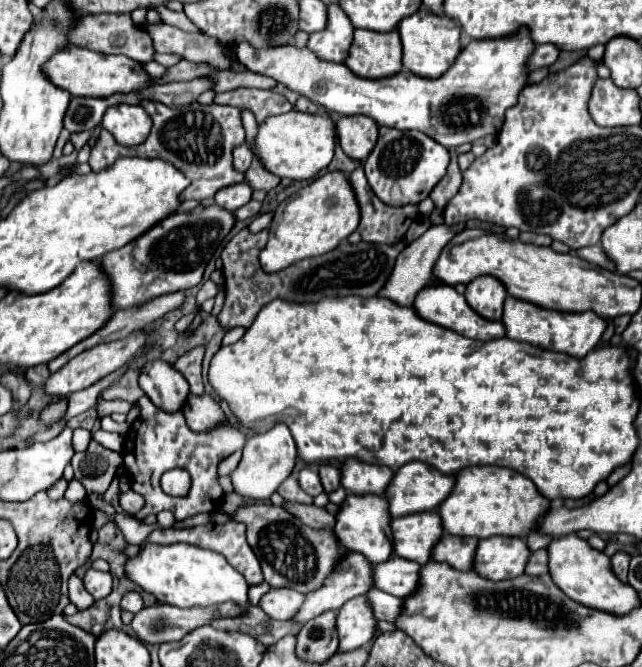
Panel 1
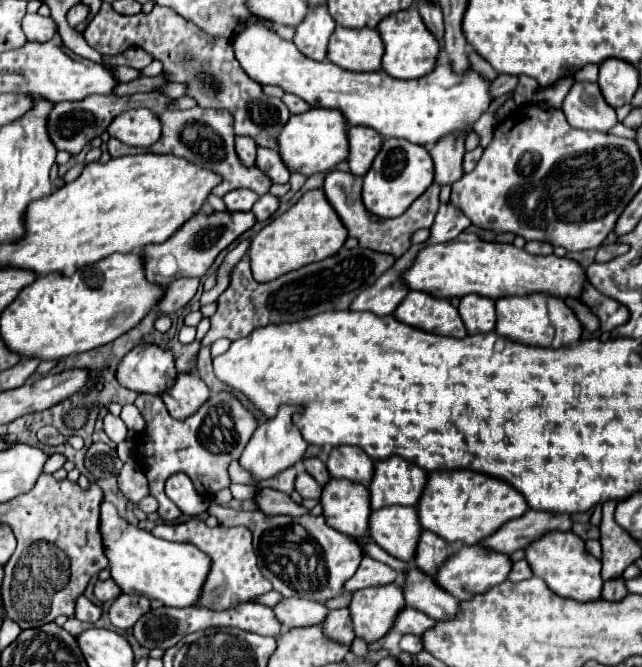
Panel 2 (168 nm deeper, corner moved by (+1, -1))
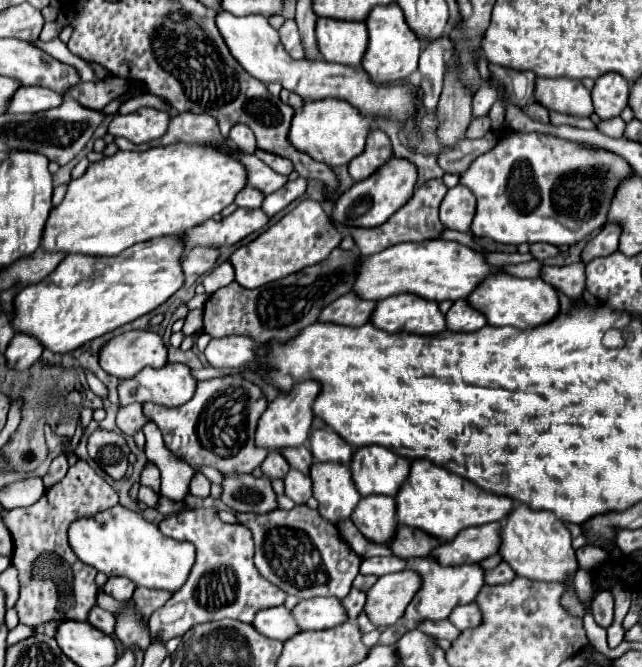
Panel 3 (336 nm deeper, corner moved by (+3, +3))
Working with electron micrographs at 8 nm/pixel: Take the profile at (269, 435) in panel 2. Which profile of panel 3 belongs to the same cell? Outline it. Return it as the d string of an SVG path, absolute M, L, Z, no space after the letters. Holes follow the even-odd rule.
M303 380L299 384L293 384L291 392L279 392L279 396L269 402L267 410L259 418L255 442L257 446L265 446L271 452L279 452L281 448L301 446L309 438L311 422L313 422L313 402L321 392L321 384L317 380Z

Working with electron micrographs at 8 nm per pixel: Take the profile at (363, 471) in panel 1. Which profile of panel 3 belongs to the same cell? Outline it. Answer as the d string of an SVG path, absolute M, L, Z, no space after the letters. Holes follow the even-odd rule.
M317 428L309 436L311 442L311 454L317 462L337 462L337 464L349 464L353 456L353 448L337 436L331 428Z

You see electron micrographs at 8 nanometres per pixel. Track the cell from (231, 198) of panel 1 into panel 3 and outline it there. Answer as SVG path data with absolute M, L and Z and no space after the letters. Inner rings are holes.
M247 186L247 188L243 188L243 190L237 194L235 204L237 204L239 208L255 210L255 208L261 208L263 200L265 200L265 194L263 194L263 192L259 192L259 190L255 190L255 188Z

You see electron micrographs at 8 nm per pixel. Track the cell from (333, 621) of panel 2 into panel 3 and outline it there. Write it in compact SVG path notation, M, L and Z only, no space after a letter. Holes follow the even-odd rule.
M353 588L353 590L341 600L343 606L345 606L345 610L347 610L349 620L355 620L355 618L359 616L359 612L363 610L365 600L367 600L367 594L365 594L363 590L357 590L357 588Z

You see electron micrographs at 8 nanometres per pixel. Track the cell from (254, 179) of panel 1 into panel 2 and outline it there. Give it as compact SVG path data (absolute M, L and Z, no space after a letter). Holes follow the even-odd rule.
M257 146L257 168L261 168L261 172L265 172L269 176L269 180L273 184L287 184L291 172L285 168L285 164L281 162L281 156L271 150L271 148L261 148Z

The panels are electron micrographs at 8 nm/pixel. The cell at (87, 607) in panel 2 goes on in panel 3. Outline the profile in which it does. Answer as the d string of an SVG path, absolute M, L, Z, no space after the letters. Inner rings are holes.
M95 606L95 608L91 610L89 622L91 622L97 630L105 632L107 636L113 636L113 632L115 632L115 616L109 614L109 612L105 612L105 610L101 610L99 606Z

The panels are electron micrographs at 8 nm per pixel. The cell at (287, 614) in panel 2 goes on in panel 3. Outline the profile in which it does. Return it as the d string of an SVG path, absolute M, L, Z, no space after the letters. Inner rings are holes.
M335 598L301 600L291 614L301 630L327 630L347 622L347 612L343 612L341 600Z

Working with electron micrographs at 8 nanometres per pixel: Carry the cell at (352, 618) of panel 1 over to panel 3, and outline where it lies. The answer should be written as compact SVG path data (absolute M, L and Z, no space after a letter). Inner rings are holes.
M407 568L403 572L379 578L367 592L365 612L369 620L379 628L395 624L403 616L407 604L413 600L417 590L419 574Z

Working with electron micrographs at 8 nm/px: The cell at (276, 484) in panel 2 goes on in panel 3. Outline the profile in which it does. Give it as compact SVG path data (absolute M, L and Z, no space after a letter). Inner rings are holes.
M269 452L269 456L263 460L261 464L261 470L267 478L283 478L287 472L289 472L289 464L287 460L281 456L281 454L273 454Z

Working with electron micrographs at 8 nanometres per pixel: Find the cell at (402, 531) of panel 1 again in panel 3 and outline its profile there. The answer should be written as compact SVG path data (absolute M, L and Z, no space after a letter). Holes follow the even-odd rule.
M365 496L355 512L351 522L359 528L367 540L377 544L387 544L393 538L397 516L395 516L395 498L391 496Z

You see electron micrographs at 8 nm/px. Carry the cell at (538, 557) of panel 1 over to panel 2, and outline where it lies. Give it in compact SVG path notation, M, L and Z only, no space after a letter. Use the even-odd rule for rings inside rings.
M519 560L513 564L511 568L511 574L509 574L509 580L511 582L521 582L525 578L531 578L533 576L533 570L529 568L529 564L525 564L525 560Z

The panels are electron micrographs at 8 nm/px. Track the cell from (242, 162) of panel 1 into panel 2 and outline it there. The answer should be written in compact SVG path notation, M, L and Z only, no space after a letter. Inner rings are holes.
M237 136L235 138L235 150L237 150L241 164L245 164L245 166L255 164L255 148L257 148L257 144L249 136Z

